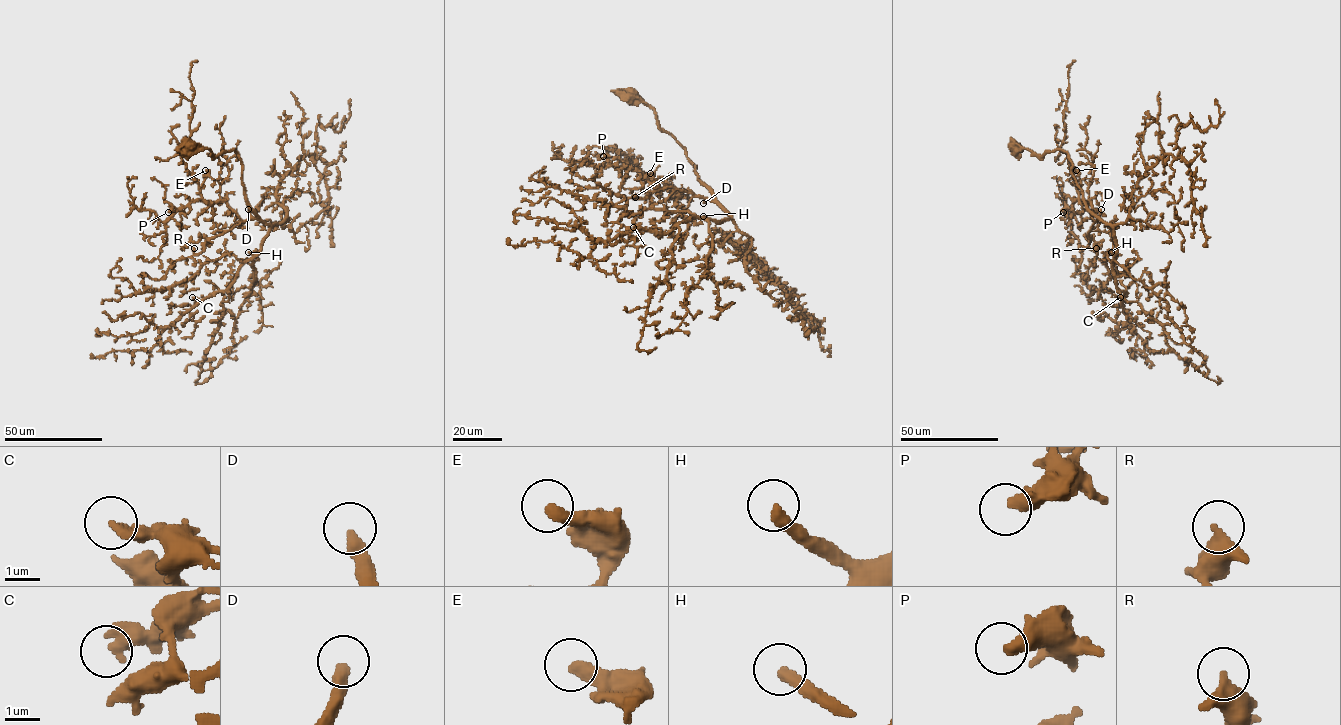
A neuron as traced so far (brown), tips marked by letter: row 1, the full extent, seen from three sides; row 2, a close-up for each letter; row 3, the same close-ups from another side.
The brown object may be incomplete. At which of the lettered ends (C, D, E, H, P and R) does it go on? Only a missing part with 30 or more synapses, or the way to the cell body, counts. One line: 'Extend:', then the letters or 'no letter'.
Extend: D, H

